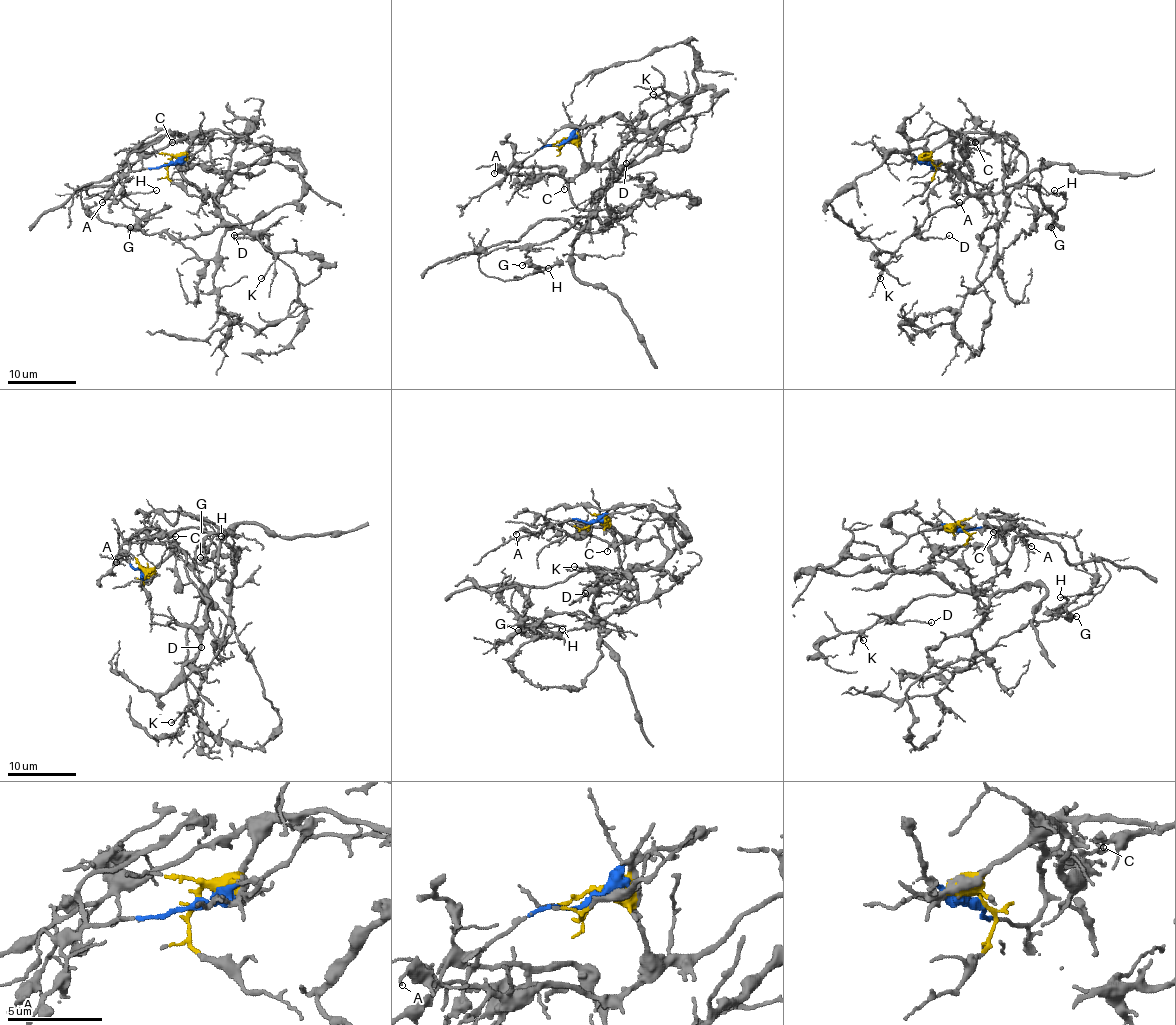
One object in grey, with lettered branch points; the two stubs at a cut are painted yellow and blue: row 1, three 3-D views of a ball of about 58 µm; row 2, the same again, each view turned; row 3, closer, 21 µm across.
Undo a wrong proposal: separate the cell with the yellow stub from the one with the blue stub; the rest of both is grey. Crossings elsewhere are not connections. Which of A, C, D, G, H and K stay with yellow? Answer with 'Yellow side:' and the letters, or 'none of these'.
Yellow side: D, K

